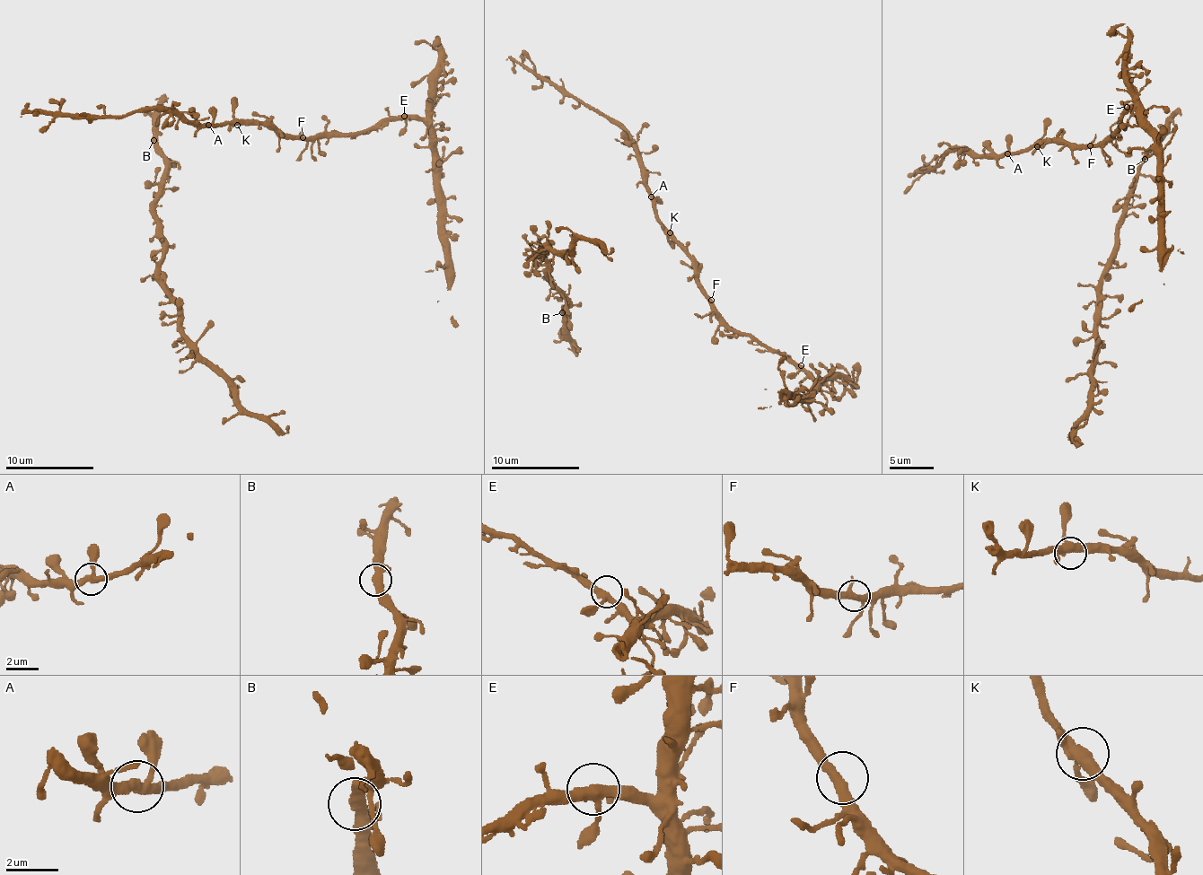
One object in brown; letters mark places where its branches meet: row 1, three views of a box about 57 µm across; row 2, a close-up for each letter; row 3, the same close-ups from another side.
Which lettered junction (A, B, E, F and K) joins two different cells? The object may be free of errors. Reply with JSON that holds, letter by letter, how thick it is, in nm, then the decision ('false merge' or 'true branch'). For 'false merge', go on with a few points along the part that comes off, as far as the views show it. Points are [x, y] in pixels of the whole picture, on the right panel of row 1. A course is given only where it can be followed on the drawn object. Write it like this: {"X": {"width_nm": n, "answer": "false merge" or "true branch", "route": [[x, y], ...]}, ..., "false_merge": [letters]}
{"A": {"width_nm": 320, "answer": "true branch"}, "B": {"width_nm": 340, "answer": "true branch"}, "E": {"width_nm": 320, "answer": "true branch"}, "F": {"width_nm": 320, "answer": "true branch"}, "K": {"width_nm": 380, "answer": "true branch"}, "false_merge": []}

